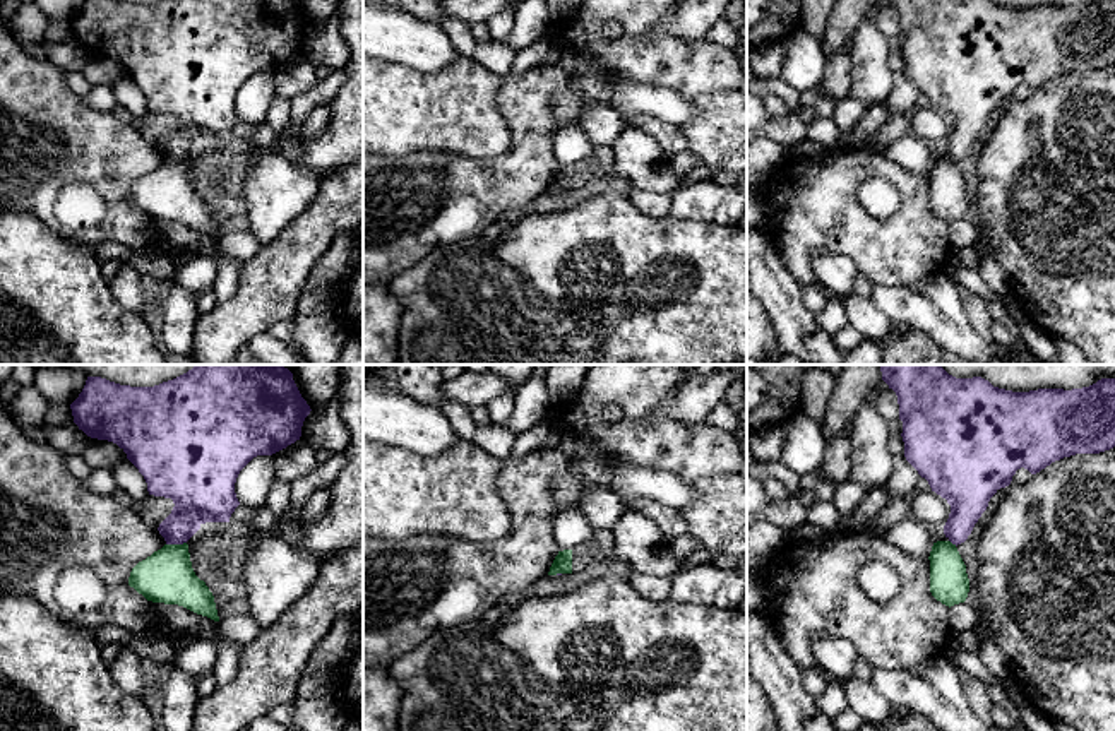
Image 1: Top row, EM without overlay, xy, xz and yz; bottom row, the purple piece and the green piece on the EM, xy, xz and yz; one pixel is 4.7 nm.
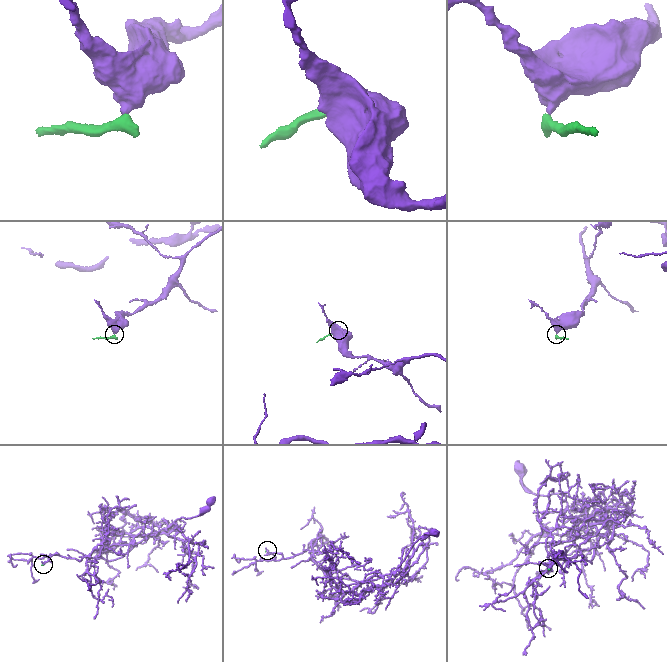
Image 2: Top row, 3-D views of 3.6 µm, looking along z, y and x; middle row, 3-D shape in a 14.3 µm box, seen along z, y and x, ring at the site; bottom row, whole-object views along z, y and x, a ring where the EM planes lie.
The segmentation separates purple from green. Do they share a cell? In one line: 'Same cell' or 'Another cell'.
Another cell

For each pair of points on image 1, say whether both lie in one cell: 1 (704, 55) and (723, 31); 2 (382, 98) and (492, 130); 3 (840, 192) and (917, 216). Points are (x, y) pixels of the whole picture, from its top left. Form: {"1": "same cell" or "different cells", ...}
{"1": "different cells", "2": "same cell", "3": "same cell"}

